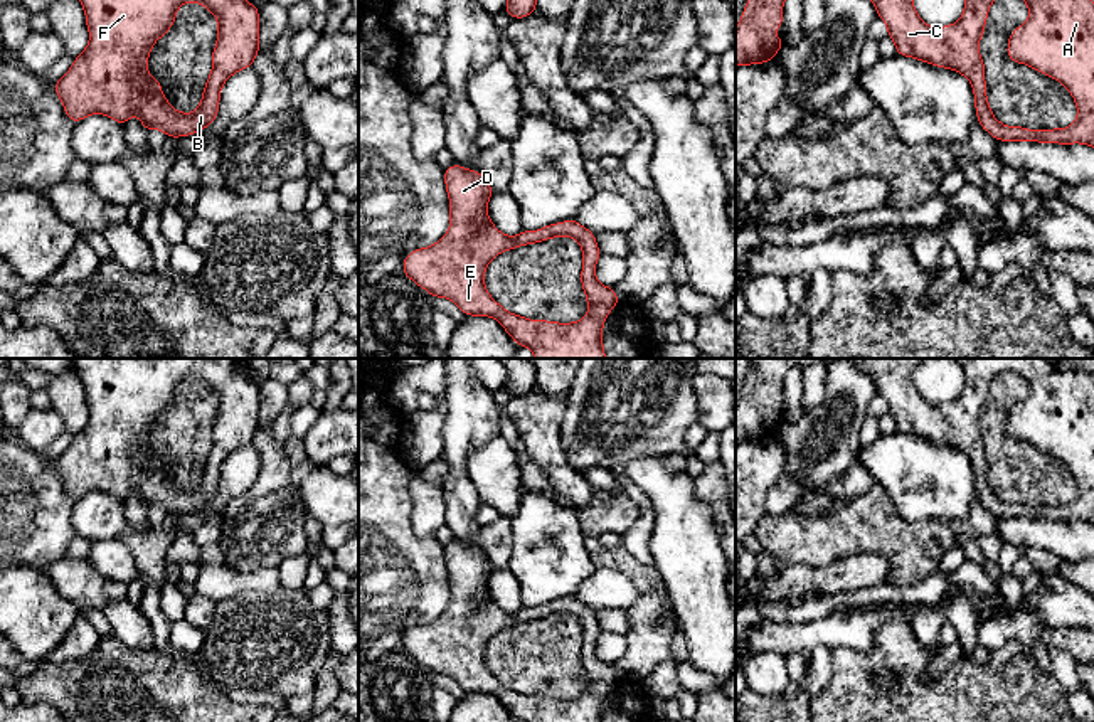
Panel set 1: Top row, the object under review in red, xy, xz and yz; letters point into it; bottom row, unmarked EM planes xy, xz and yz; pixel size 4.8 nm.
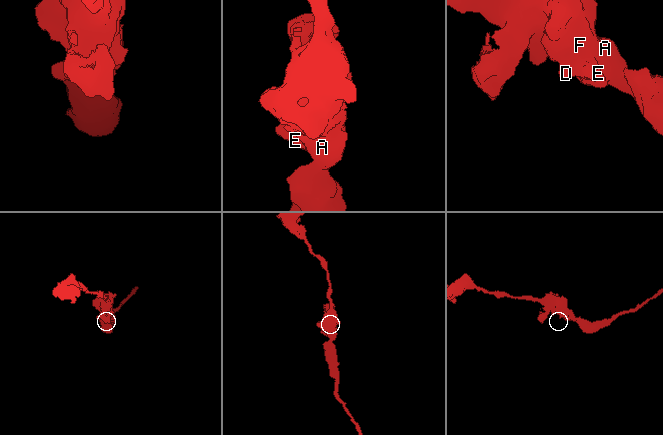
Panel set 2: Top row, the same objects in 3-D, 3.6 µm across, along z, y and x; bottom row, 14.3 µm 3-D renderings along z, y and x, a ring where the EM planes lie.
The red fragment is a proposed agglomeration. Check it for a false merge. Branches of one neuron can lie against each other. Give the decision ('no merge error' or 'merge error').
no merge error

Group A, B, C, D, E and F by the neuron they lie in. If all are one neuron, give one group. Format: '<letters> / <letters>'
A B C D E F

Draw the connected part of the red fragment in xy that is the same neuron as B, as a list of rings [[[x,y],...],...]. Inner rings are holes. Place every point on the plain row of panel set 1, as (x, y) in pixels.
[[[71,358],[72,370],[79,375],[89,419],[86,426],[74,434],[71,446],[54,459],[54,468],[62,478],[66,493],[77,500],[91,491],[104,491],[113,495],[121,503],[138,493],[145,508],[157,505],[168,515],[195,512],[214,500],[219,491],[219,478],[224,459],[236,449],[254,443],[259,424],[259,385],[249,380],[236,369],[237,358]],[[195,379],[214,390],[217,397],[217,419],[212,427],[212,446],[202,468],[202,476],[194,490],[177,488],[165,471],[162,459],[148,453],[148,433],[158,416],[162,416],[173,402],[177,387]]]

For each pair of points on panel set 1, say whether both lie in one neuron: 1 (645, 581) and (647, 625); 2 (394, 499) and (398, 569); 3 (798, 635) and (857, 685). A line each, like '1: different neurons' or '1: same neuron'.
1: different neurons
2: same neuron
3: different neurons

